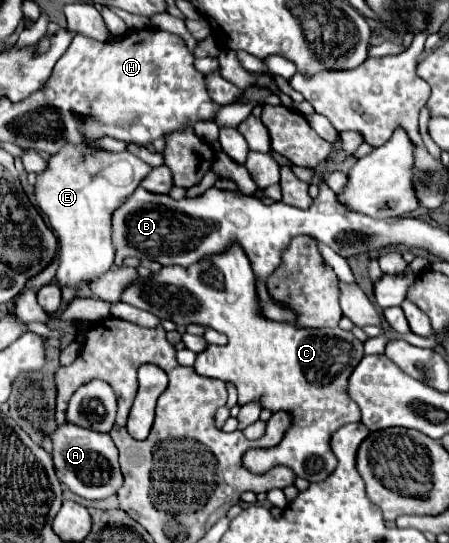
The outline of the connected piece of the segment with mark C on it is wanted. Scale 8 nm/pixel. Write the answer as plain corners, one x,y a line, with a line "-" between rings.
231,245
231,247
225,249
223,253
217,253
215,257
203,257
203,259
199,259
197,263
189,265
187,269
173,265
173,267
161,267
161,271
157,271
155,275
149,275
147,279
141,279
141,277
139,277
139,279
133,281
129,287
125,287
125,291
121,293
121,301
123,301
123,303
129,303
129,305
133,305
133,307
137,307
137,309
143,309
143,311
153,313
153,315
157,315
161,321
171,319
175,325
199,323
199,325
213,327
213,329
225,333
225,335
229,337
229,343
227,343
225,347
207,347
203,353
199,353
193,366
195,371
197,371
199,375
215,377
215,379
221,379
221,381
225,381
225,383
235,385
237,395
239,395
239,401
237,401
239,405
247,405
247,403
257,401
263,409
269,409
269,411
271,411
271,409
285,409
285,411
289,411
289,415
291,415
291,425
289,425
289,429
285,431
283,441
274,448
249,449
245,455
243,455
242,459
245,468
249,469
249,471
253,471
253,473
265,473
265,471
271,469
273,465
287,465
289,469
295,471
297,477
303,477
303,479
307,479
307,481
321,481
321,479
327,479
327,477
333,473
333,469
335,469
335,455
333,455
331,449
329,449
331,433
335,433
335,429
339,429
339,425
343,425
343,423
361,421
359,407
357,407
355,401
351,401
351,399
347,397
347,393
345,393
345,391
347,391
347,381
349,381
351,371
353,371
353,369
357,367
357,363
363,359
363,343
361,343
351,331
343,331
341,327
333,327
333,329
297,329
297,327
291,325
291,323
277,323
277,321
267,321
265,317
261,317
259,307
257,307
257,291
255,291
253,269
251,269
251,263
249,263
249,259
247,259
247,255
245,255
245,251
243,251
243,247
239,247
239,245

